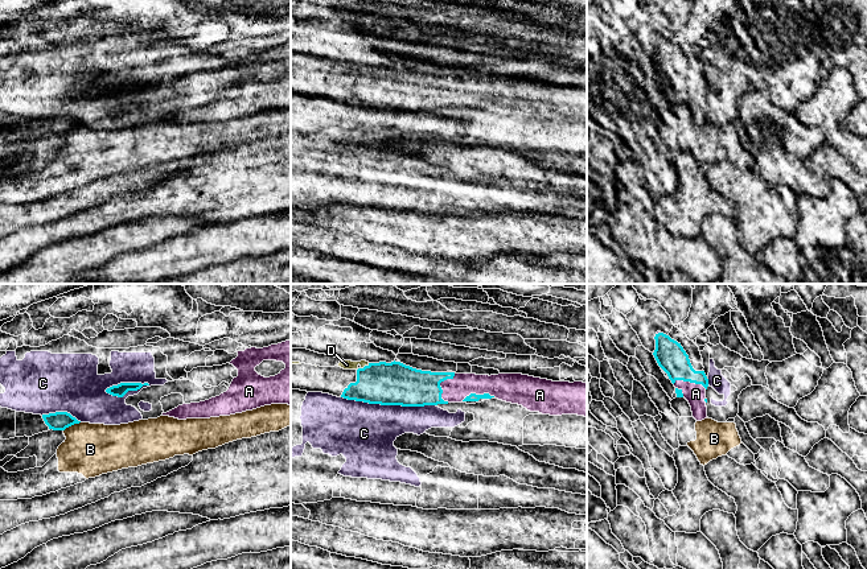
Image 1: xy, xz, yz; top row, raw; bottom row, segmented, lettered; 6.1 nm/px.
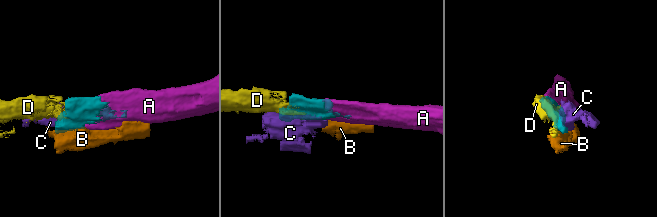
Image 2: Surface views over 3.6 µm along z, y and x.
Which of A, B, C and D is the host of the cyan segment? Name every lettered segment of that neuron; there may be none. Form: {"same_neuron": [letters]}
{"same_neuron": ["A", "D"]}

